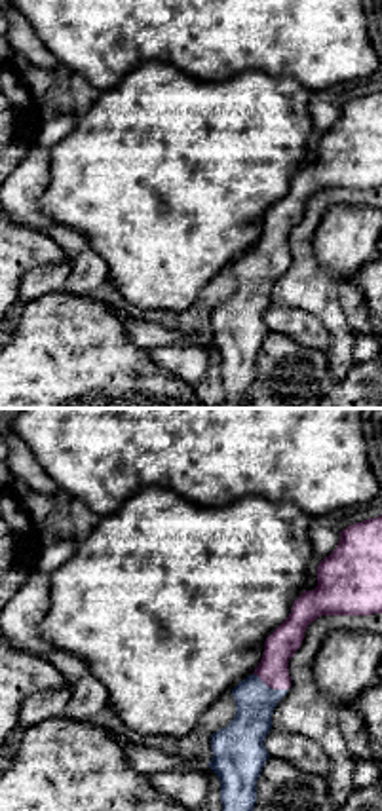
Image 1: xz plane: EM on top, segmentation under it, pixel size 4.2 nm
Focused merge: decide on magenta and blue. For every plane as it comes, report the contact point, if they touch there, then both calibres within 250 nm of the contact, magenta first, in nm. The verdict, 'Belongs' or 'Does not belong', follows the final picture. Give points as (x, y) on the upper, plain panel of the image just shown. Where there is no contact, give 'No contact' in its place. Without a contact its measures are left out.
Touches magenta at (270, 261). Thickness 140 nm (magenta) against 180 nm

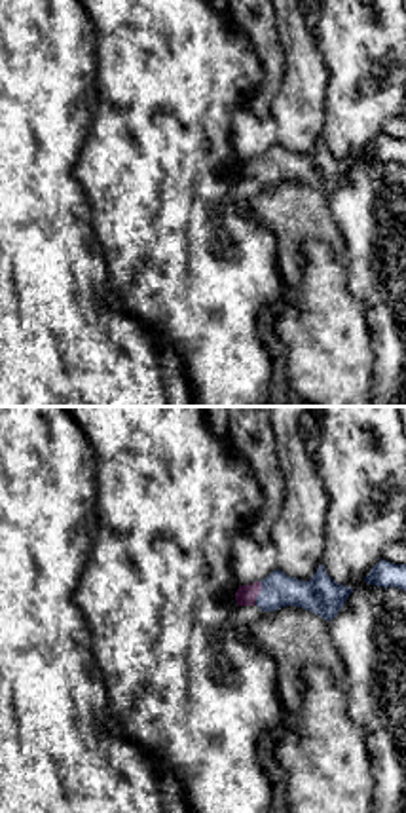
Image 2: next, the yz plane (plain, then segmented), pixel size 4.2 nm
Touches magenta at (258, 168). Thickness 90 nm (magenta) against 150 nm

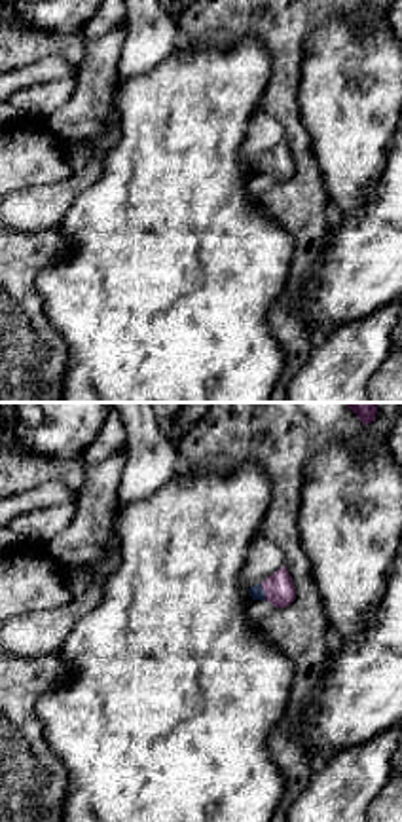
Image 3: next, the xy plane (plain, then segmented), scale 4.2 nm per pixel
Touches magenta at (264, 164). Thickness 130 nm (magenta) against 60 nm

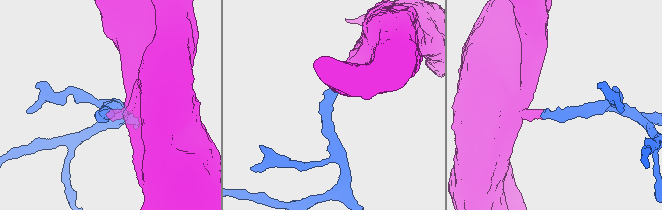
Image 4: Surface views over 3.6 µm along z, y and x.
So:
Belongs

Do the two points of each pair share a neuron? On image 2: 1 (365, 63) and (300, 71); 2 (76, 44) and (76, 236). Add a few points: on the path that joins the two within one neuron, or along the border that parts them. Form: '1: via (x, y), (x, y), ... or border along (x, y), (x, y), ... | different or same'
1: border along (312, 31), (327, 73), (325, 113) | different
2: via (55, 92), (55, 189) | same

